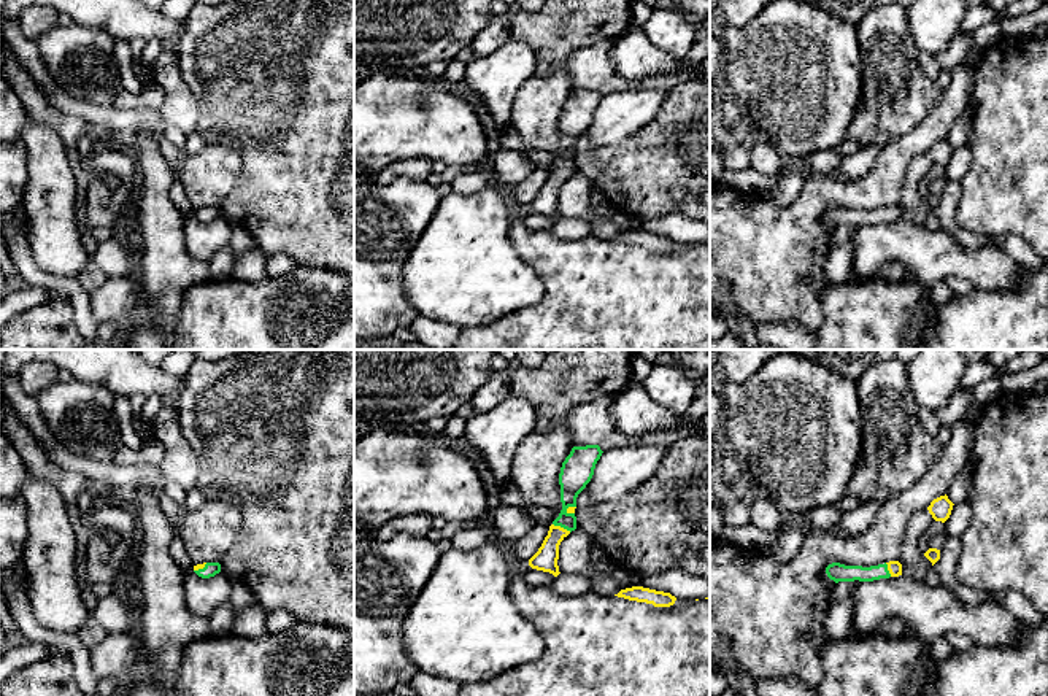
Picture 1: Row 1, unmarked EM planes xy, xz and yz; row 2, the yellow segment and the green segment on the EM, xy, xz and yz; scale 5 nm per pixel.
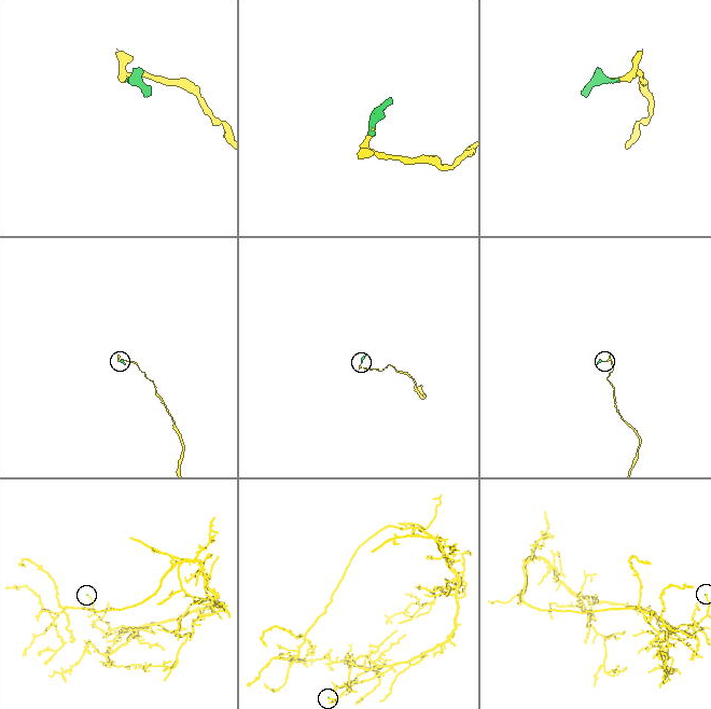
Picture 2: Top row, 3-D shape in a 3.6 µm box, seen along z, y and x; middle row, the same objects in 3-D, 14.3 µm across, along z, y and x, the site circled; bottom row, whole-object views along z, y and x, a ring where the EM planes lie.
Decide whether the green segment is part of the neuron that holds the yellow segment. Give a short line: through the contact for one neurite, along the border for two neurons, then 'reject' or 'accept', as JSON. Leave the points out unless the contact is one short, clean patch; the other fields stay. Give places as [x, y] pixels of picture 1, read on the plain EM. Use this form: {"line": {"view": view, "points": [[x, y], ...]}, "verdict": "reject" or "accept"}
{"line": {"view": "xz", "points": [[545, 204], [551, 185], [562, 172], [572, 124]]}, "verdict": "accept"}

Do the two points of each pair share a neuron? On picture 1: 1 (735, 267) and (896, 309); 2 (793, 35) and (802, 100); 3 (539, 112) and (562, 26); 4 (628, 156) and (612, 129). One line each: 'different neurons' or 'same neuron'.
1: different neurons
2: same neuron
3: same neuron
4: different neurons

